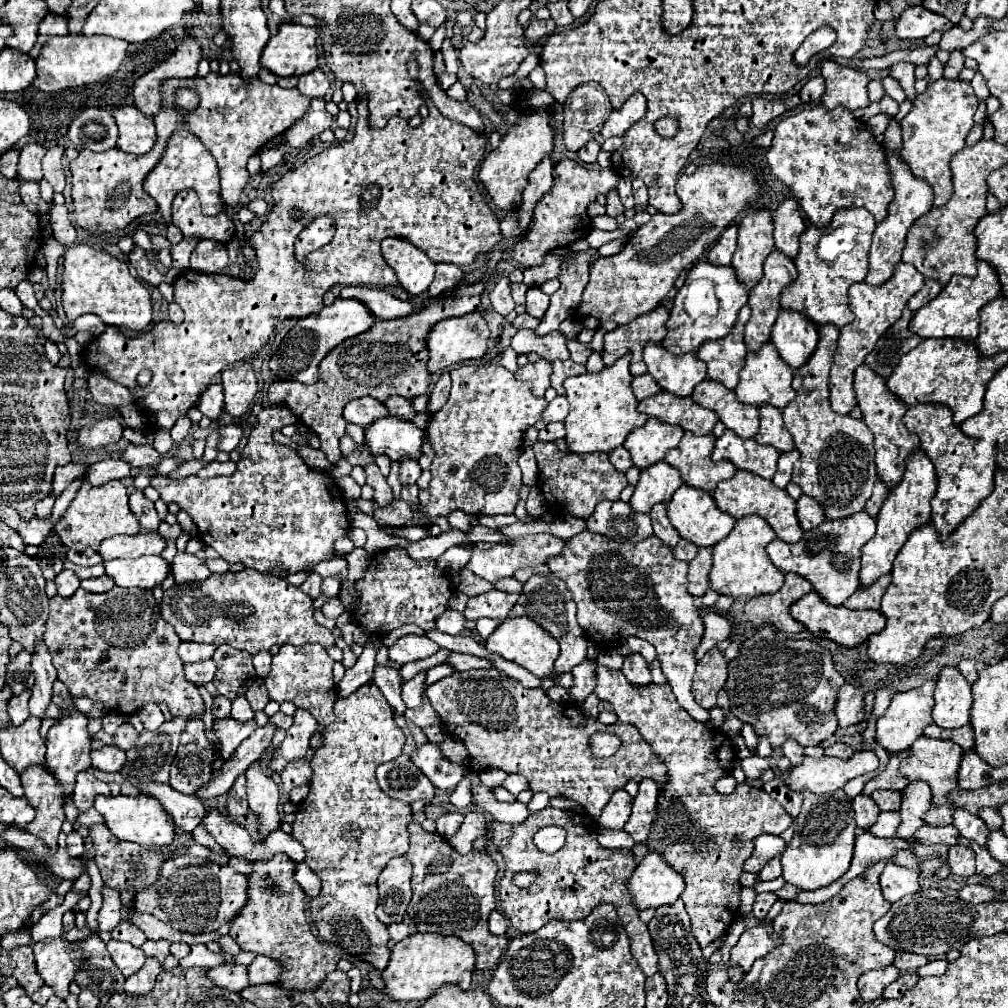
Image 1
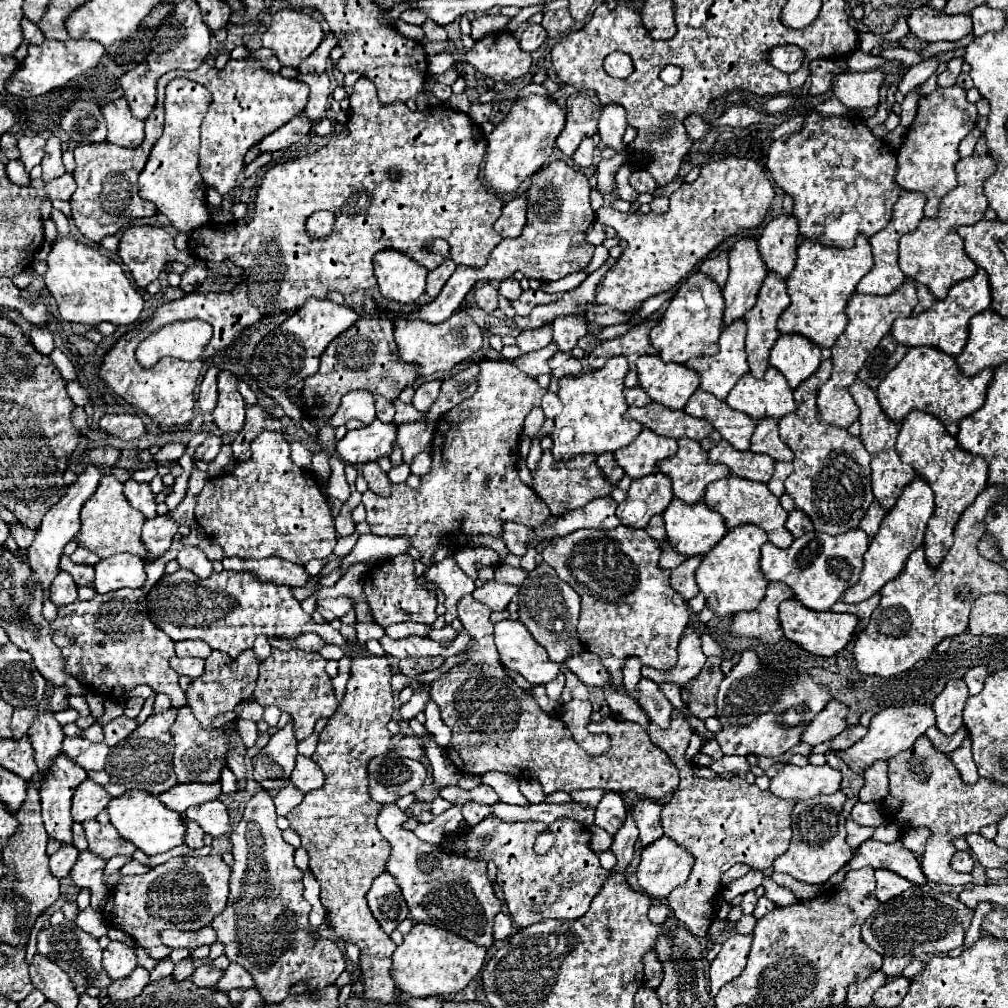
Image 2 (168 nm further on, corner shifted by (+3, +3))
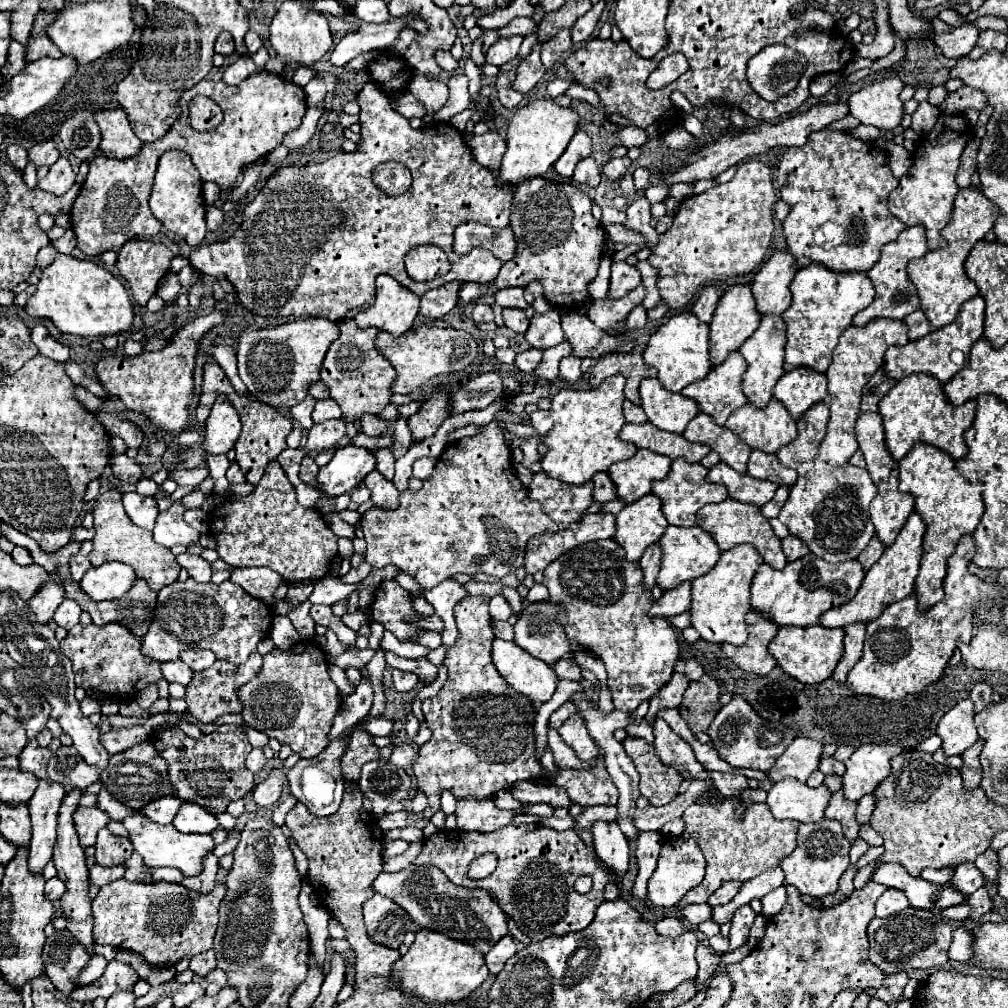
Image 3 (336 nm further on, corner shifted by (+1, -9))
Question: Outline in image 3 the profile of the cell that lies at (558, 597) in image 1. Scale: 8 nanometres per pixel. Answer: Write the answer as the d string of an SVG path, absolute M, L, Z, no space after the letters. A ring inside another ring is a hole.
M550 601L530 603L520 613L514 625L514 643L548 665L570 653L564 627L556 621L556 605Z

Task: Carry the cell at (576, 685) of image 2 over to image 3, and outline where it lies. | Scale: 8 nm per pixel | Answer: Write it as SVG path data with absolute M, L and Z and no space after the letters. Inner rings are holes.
M566 701L560 709L556 709L552 715L550 715L550 719L548 719L548 727L552 727L552 729L558 729L572 713L576 713L576 705L572 705L572 701Z

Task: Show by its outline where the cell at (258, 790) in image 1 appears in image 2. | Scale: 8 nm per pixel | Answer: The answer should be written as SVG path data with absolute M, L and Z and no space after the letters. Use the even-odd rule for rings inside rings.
M260 789L246 803L242 821L232 831L232 875L230 895L226 909L212 921L218 941L226 945L226 957L232 963L246 967L254 977L254 987L264 1001L280 1003L290 995L290 989L298 983L306 983L308 991L324 989L332 985L346 969L346 961L340 947L330 939L312 939L310 935L310 903L302 897L302 871L294 865L294 847L282 839L282 831L276 825L276 807L266 789Z

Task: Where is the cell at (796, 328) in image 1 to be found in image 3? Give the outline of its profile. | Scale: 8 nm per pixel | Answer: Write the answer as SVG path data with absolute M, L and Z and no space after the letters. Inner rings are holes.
M798 367L784 373L774 387L774 397L788 409L794 421L798 421L814 403L822 403L828 397L826 375L806 367Z

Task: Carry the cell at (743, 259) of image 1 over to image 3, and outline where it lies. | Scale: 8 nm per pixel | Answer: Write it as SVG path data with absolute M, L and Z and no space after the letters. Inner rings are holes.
M734 285L730 287L724 297L720 299L716 311L714 311L714 319L710 323L710 363L712 365L720 365L724 363L724 359L732 353L738 351L740 345L756 331L756 327L760 325L760 313L756 311L756 301L752 297L750 285Z

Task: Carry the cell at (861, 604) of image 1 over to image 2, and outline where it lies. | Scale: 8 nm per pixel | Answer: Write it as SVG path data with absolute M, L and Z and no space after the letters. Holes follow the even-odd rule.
M878 593L872 595L870 599L862 601L862 603L844 603L844 601L838 601L838 603L834 603L834 611L836 613L854 613L860 619L860 625L858 625L858 631L860 631L860 629L864 629L868 625L870 615L876 609L878 601L880 601Z

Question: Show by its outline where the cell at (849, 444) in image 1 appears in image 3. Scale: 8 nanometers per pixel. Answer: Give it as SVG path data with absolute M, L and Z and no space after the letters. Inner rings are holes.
M816 403L798 421L796 441L776 453L782 465L798 471L798 481L790 489L790 497L780 509L778 519L788 527L790 535L802 539L814 555L830 563L842 563L856 559L874 537L868 505L876 497L876 485L866 469L854 465L830 467L818 459L818 447L826 435L826 423L828 405Z

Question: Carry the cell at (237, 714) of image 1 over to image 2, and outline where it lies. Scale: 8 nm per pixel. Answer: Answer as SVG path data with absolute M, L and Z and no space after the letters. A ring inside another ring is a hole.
M236 719L236 731L240 733L240 737L244 739L244 745L246 747L252 747L258 739L258 729L256 729L256 723L254 721L246 721L246 719Z

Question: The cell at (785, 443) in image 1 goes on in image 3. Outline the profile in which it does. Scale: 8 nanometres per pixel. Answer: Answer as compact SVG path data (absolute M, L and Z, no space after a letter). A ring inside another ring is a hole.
M754 449L748 459L748 475L754 479L766 479L776 485L788 485L788 487L792 487L798 477L794 469L780 465L776 461L776 455L768 455L758 449Z

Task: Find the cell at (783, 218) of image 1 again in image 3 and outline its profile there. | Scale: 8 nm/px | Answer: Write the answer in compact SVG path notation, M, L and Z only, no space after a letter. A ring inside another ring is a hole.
M774 253L756 273L752 295L760 315L782 315L790 307L790 283L796 275L796 259L790 253Z

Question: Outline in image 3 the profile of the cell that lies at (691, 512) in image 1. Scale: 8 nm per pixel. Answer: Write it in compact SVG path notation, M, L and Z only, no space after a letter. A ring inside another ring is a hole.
M670 525L666 533L660 537L658 545L662 549L662 567L660 567L656 583L662 591L670 591L684 581L692 581L708 573L720 557L720 549L716 547L714 539L708 537L708 533L704 533L704 529L700 527L672 527Z

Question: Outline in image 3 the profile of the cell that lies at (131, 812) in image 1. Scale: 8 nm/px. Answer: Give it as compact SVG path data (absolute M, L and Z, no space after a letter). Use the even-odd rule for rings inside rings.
M134 813L134 815L126 817L122 823L130 831L130 841L134 845L134 851L142 855L142 859L148 867L172 867L172 869L178 869L186 877L200 875L204 855L210 855L216 847L214 839L210 835L196 835L196 833L184 835L184 833L176 831L174 825L152 823L142 813Z

